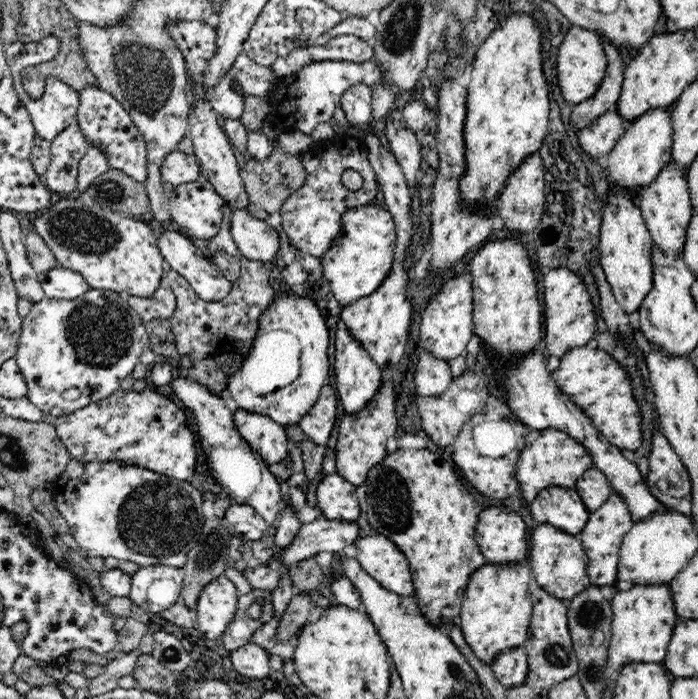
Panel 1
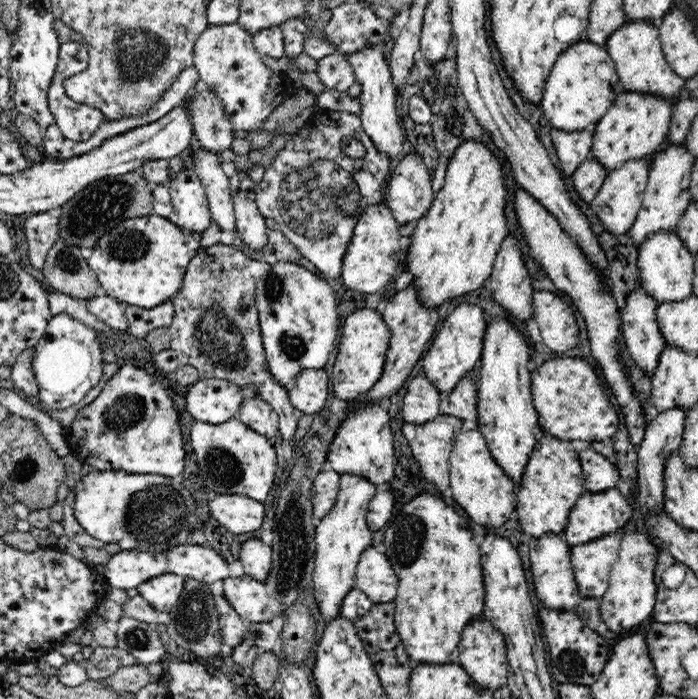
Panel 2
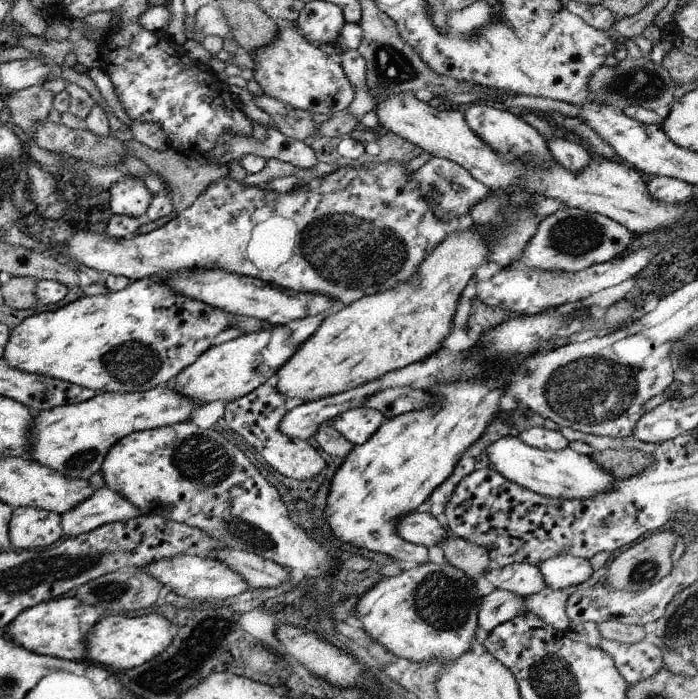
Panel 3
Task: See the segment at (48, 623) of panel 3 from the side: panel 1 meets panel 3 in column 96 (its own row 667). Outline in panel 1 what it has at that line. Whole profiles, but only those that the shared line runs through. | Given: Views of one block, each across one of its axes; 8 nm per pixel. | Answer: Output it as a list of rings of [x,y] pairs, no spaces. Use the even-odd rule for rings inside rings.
[[[638,584],[620,587],[611,601],[612,622],[609,671],[618,672],[628,662],[660,662],[666,653],[674,627],[679,622],[674,594],[666,584]]]

